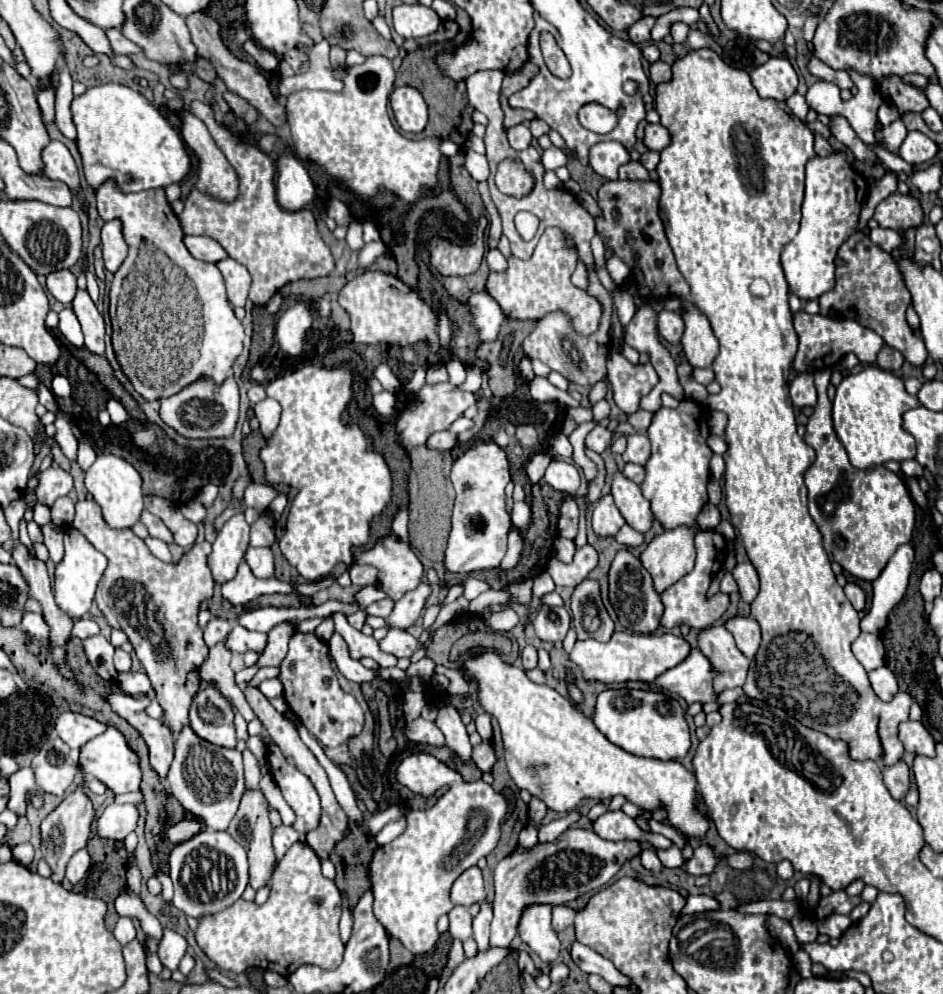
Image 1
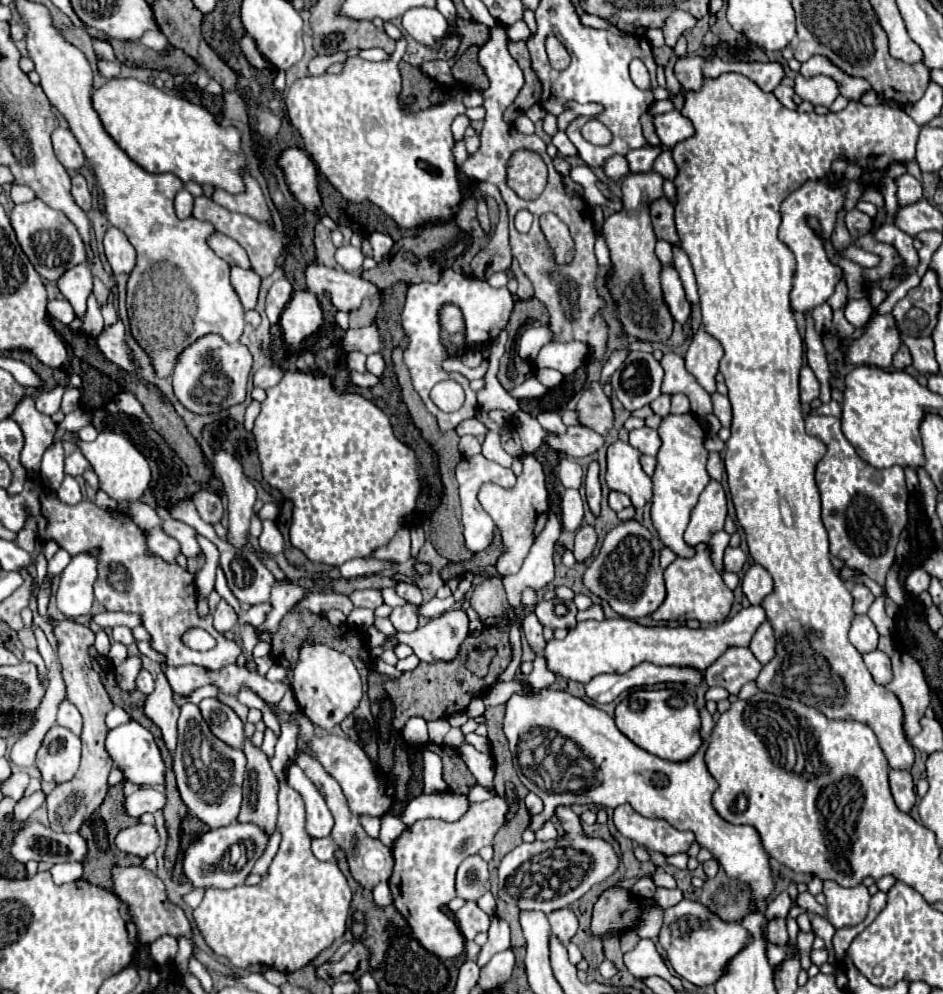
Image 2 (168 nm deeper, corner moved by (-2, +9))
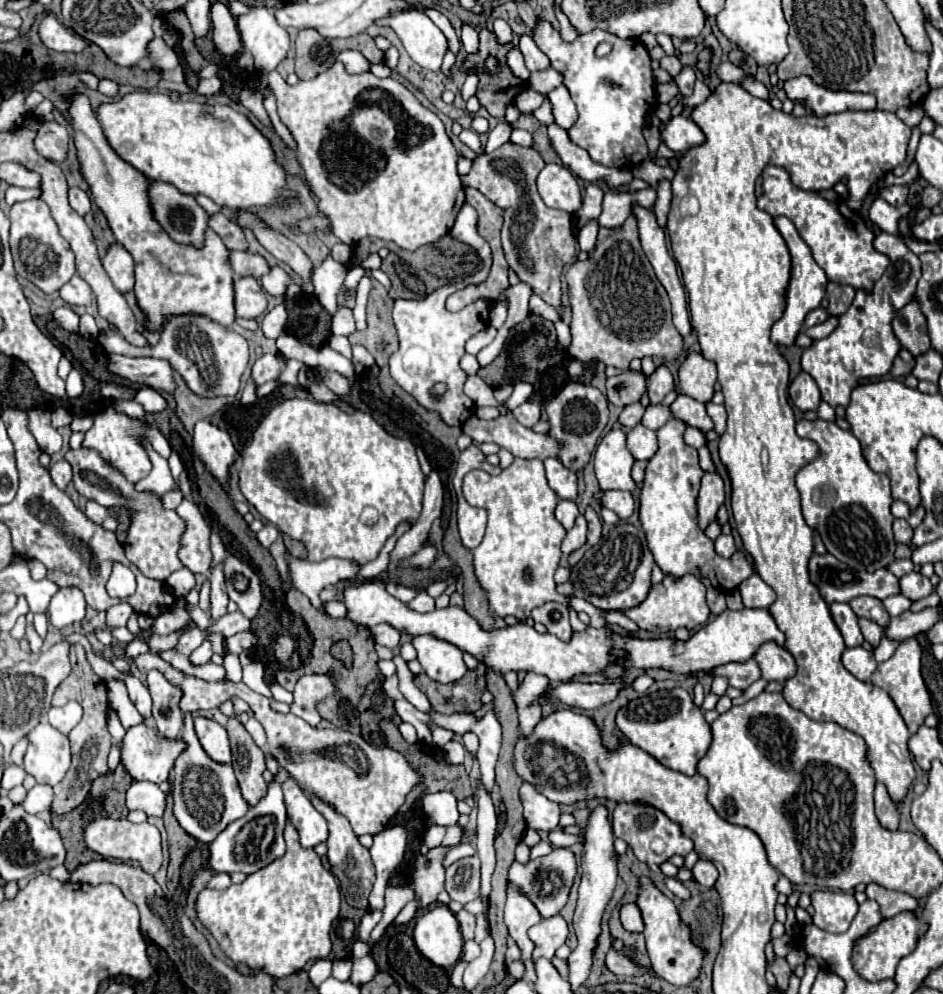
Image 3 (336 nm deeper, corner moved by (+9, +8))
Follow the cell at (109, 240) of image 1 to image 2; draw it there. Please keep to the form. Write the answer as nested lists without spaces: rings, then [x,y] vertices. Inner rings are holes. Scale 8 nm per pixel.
[[[109,228],[105,234],[105,254],[115,274],[131,274],[137,262],[135,248],[119,228]]]

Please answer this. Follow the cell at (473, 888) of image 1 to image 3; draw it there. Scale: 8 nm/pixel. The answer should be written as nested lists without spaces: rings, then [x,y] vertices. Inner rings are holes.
[[[476,855],[464,857],[446,869],[446,891],[462,905],[480,897],[480,859]]]

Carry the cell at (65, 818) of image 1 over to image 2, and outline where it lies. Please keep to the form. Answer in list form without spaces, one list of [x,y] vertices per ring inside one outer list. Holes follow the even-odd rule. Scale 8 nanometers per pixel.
[[[59,622],[53,626],[55,636],[59,638],[59,662],[63,668],[63,680],[67,686],[67,700],[77,706],[77,710],[83,716],[83,732],[81,732],[81,742],[83,742],[83,754],[81,754],[81,766],[79,772],[73,780],[67,784],[57,784],[53,792],[47,796],[47,808],[49,808],[49,822],[55,832],[77,832],[81,824],[101,806],[105,794],[107,794],[107,776],[113,768],[113,760],[109,752],[105,750],[105,736],[109,728],[105,726],[105,716],[113,708],[113,702],[103,688],[99,674],[93,670],[89,648],[93,646],[95,634],[79,624],[79,622]]]

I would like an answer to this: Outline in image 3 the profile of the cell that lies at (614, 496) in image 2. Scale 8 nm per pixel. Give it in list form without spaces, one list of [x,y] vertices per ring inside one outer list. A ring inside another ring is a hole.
[[[606,491],[602,495],[602,505],[612,509],[620,519],[628,519],[634,511],[634,499],[628,491]]]

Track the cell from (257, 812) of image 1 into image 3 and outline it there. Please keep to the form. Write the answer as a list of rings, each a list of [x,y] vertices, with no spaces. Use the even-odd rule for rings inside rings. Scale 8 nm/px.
[[[230,717],[226,731],[232,745],[232,767],[240,783],[242,797],[250,807],[254,807],[262,797],[266,797],[266,781],[262,777],[266,767],[264,753],[236,717]]]

